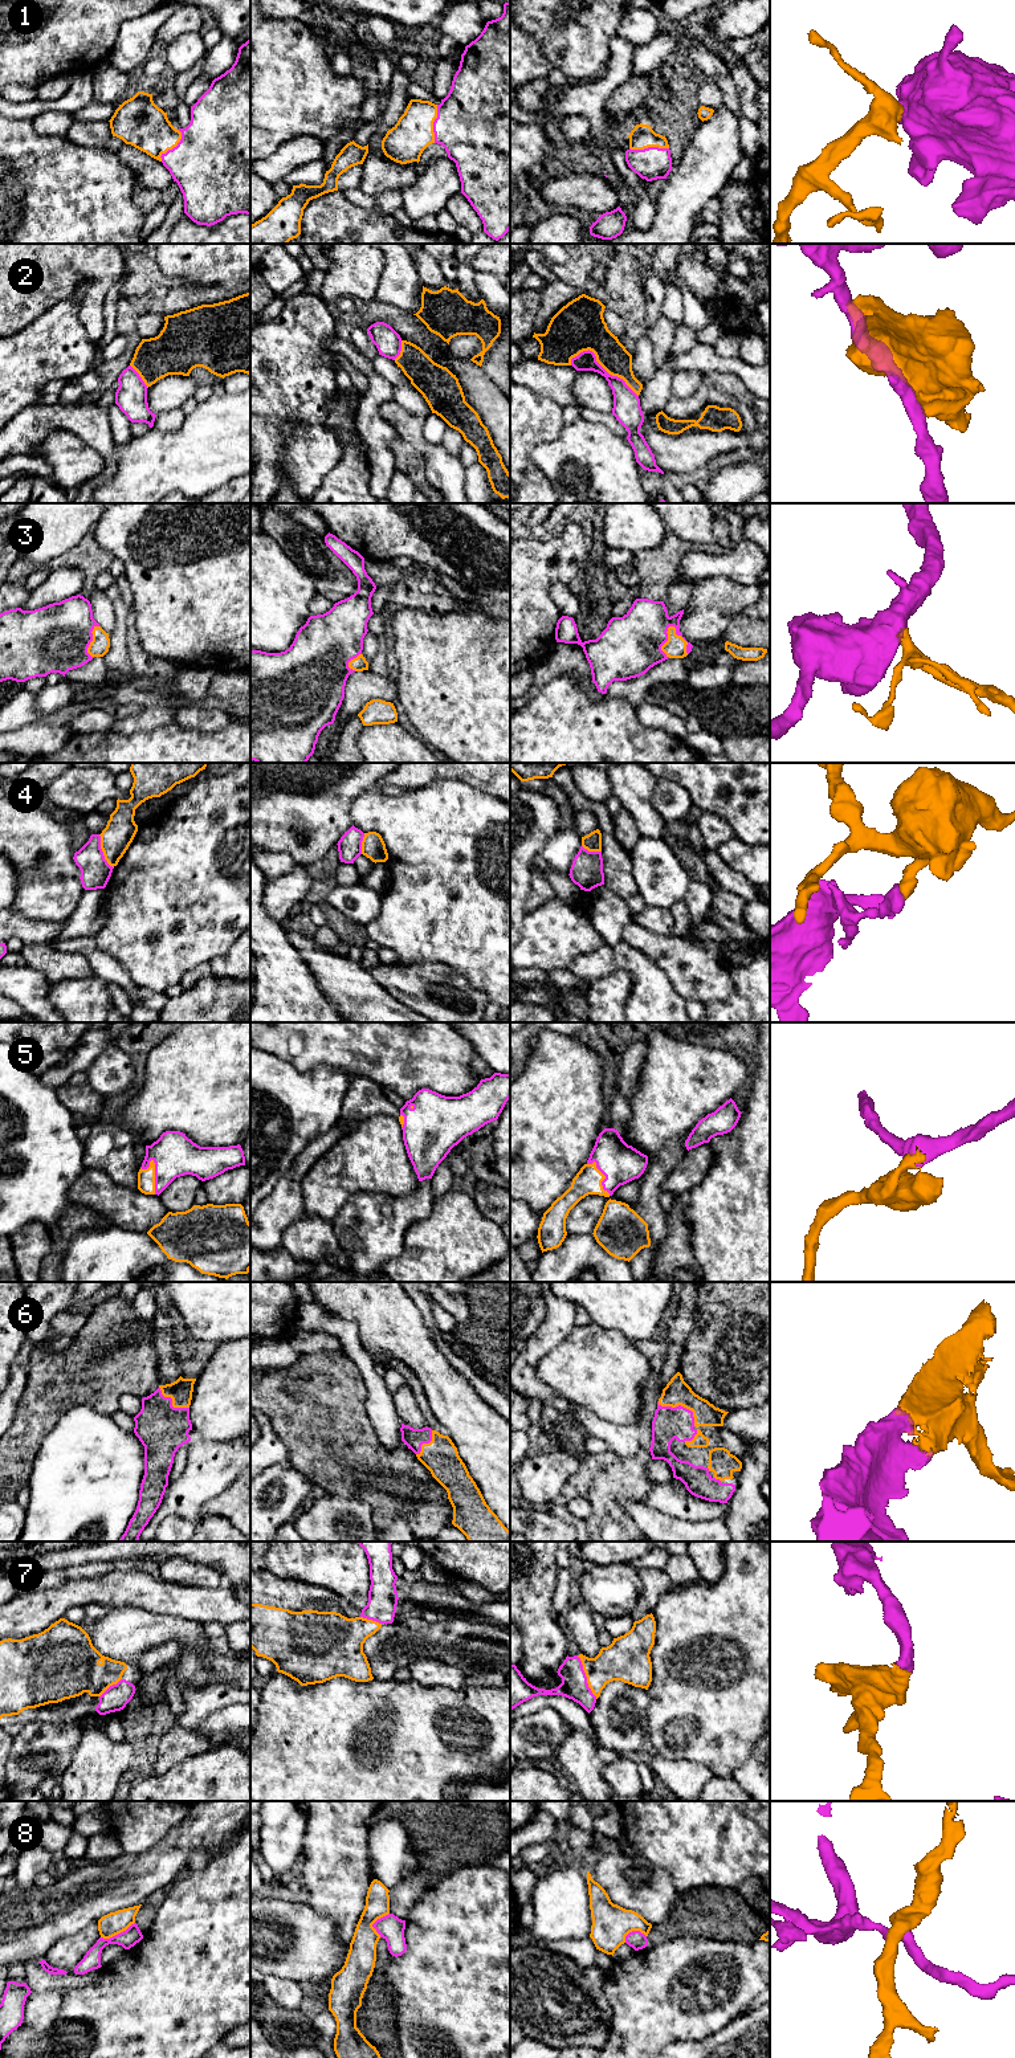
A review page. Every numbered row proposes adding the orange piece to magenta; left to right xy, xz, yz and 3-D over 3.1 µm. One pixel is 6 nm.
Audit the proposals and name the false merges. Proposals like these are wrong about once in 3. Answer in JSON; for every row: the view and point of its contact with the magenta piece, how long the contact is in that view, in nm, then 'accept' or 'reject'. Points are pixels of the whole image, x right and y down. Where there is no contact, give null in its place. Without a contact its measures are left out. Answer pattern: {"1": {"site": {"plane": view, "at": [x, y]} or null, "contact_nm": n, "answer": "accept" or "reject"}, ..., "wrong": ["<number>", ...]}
{"1": {"site": {"plane": "yz", "at": [649, 147]}, "contact_nm": 240, "answer": "accept"}, "2": {"site": {"plane": "yz", "at": [602, 367]}, "contact_nm": 480, "answer": "reject"}, "3": {"site": {"plane": "yz", "at": [681, 636]}, "contact_nm": 200, "answer": "accept"}, "4": {"site": {"plane": "xy", "at": [102, 852]}, "contact_nm": 220, "answer": "reject"}, "5": {"site": {"plane": "xy", "at": [155, 1176]}, "contact_nm": 220, "answer": "accept"}, "6": {"site": {"plane": "yz", "at": [680, 1405]}, "contact_nm": 280, "answer": "accept"}, "7": {"site": {"plane": "yz", "at": [586, 1677]}, "contact_nm": 300, "answer": "accept"}, "8": {"site": {"plane": "xy", "at": [118, 1934]}, "contact_nm": 220, "answer": "reject"}, "wrong": ["2", "4", "8"]}

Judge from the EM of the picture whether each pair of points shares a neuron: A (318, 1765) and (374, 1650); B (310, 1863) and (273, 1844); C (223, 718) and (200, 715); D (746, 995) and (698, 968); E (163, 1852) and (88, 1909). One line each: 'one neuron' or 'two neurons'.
A: two neurons
B: two neurons
C: one neuron
D: two neurons
E: one neuron

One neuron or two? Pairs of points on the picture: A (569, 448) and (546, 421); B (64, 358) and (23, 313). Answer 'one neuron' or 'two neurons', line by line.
A: two neurons
B: two neurons

